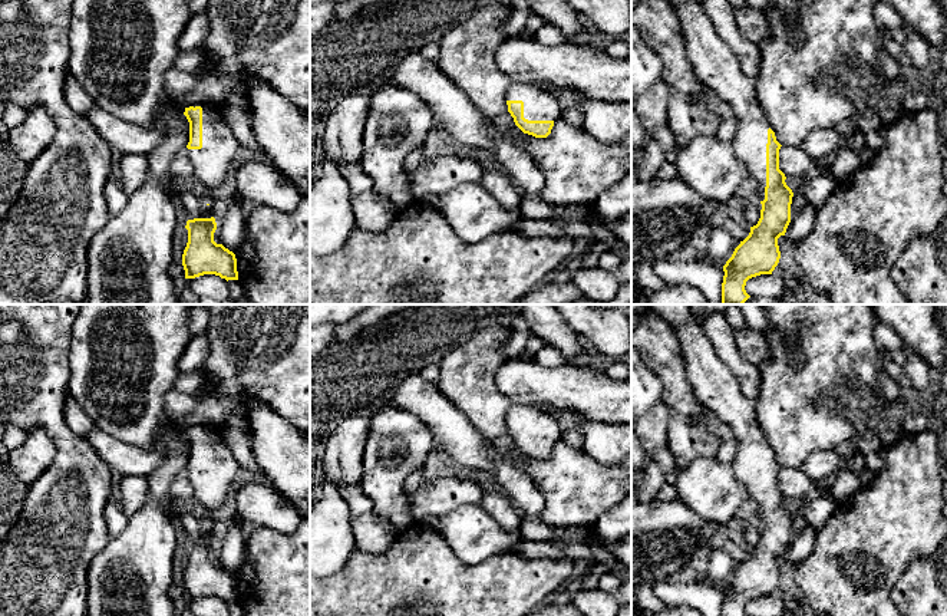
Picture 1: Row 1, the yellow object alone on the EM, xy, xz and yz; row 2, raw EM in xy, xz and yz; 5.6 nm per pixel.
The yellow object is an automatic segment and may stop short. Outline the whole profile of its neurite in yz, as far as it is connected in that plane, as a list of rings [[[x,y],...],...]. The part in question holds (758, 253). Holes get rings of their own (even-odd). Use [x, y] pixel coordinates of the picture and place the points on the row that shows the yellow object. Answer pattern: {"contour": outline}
{"contour": [[[669,0],[677,10],[683,36],[686,39],[687,59],[700,82],[713,90],[722,101],[730,105],[738,129],[732,141],[735,155],[746,167],[760,188],[760,218],[750,227],[749,235],[735,248],[732,257],[723,266],[722,304],[743,304],[750,296],[746,293],[746,281],[760,274],[772,274],[779,263],[781,251],[778,238],[785,235],[791,223],[791,204],[793,192],[786,185],[785,174],[779,169],[781,144],[766,122],[756,98],[756,78],[748,76],[727,43],[717,34],[715,24],[703,6],[696,0]]]}

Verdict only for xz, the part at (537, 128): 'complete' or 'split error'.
split error

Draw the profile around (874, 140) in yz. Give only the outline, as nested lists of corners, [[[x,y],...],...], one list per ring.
[[[870,131],[865,135],[865,142],[867,148],[877,154],[884,145],[884,138],[881,131]]]

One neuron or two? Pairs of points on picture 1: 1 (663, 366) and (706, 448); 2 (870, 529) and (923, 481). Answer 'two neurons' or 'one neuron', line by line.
1: one neuron
2: one neuron

